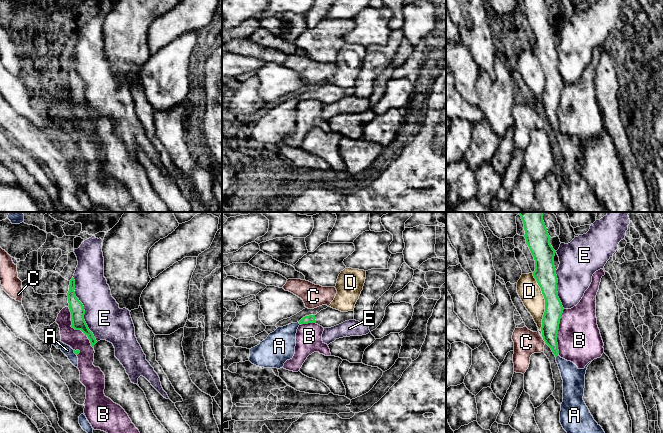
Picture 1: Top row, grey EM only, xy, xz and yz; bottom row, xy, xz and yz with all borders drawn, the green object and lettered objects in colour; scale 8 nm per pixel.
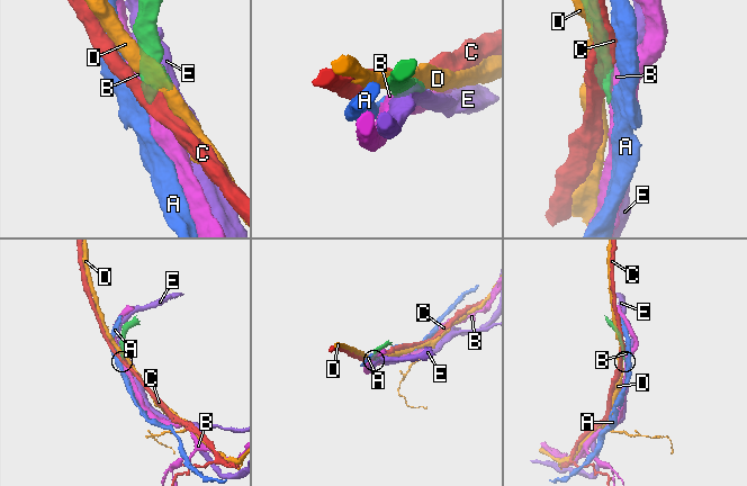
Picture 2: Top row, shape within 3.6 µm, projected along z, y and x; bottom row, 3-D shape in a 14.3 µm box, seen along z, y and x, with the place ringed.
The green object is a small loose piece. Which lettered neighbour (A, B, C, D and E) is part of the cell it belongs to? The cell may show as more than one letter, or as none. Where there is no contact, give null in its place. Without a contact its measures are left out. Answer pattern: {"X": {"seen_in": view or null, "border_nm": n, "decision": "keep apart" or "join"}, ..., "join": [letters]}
{"A": {"seen_in": "xy", "border_nm": 40, "decision": "keep apart"}, "B": {"seen_in": "xy", "border_nm": 380, "decision": "keep apart"}, "C": {"seen_in": "yz", "border_nm": 50, "decision": "keep apart"}, "D": {"seen_in": "yz", "border_nm": 460, "decision": "keep apart"}, "E": {"seen_in": "xy", "border_nm": 550, "decision": "keep apart"}, "join": []}

